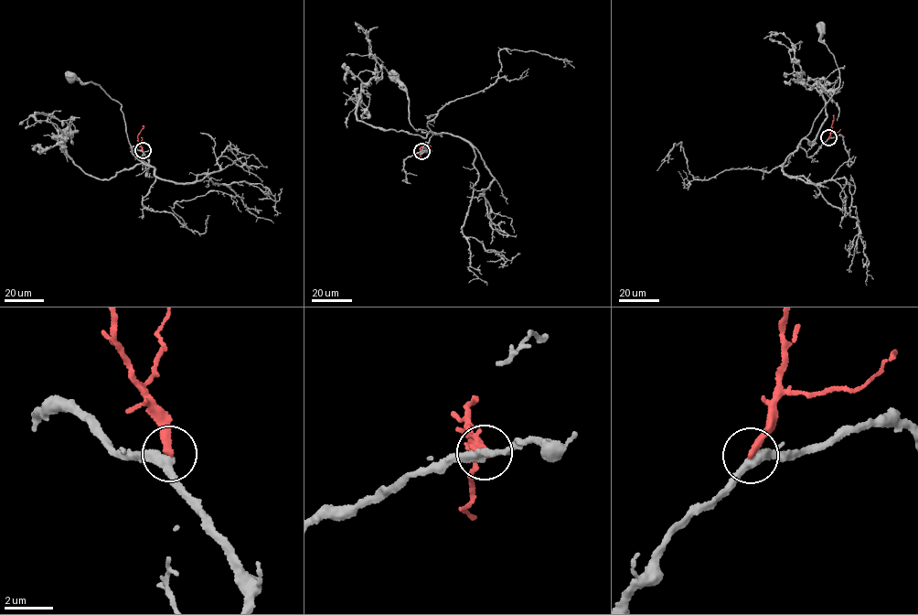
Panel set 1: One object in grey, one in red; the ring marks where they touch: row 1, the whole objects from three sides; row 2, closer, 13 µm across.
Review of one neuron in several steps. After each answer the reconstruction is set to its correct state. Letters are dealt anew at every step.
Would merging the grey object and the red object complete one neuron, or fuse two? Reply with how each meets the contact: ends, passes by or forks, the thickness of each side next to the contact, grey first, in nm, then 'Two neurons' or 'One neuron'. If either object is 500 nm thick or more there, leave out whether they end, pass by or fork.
At the ring grey passes by. At the ring red ends. Thickness 360 nm (grey) against 320 nm. Two neurons

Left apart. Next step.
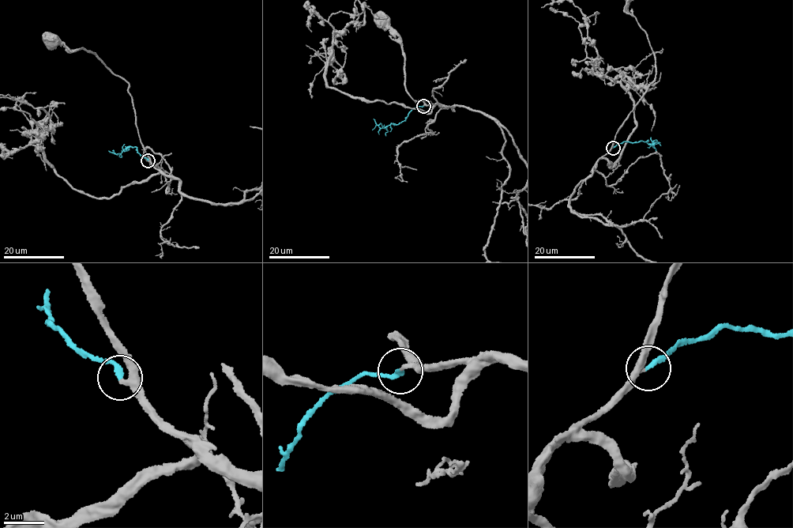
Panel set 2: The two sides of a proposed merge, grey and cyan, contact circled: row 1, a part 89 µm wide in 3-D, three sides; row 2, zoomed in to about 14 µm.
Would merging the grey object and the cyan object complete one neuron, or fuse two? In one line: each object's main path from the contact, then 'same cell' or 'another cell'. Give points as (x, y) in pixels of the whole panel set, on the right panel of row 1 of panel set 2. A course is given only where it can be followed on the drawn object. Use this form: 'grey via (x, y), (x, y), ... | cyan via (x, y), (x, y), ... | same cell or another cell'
grey via (612, 148), (617, 130), (656, 73), (655, 59), (648, 39), (633, 16), (625, 10) | cyan via (613, 147), (624, 141), (648, 141), (653, 145), (655, 141), (660, 143) | same cell

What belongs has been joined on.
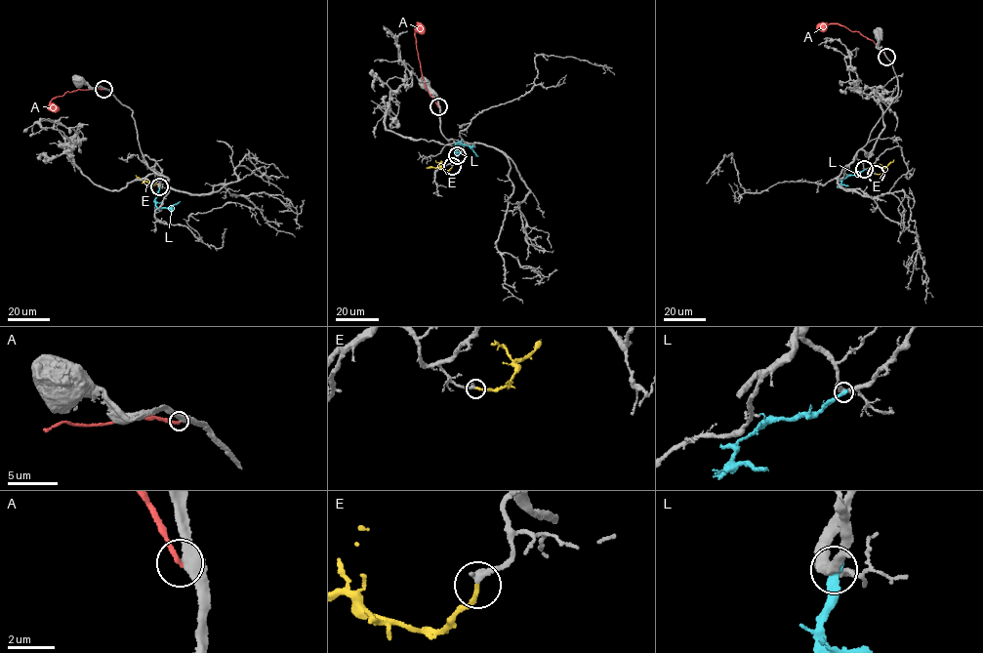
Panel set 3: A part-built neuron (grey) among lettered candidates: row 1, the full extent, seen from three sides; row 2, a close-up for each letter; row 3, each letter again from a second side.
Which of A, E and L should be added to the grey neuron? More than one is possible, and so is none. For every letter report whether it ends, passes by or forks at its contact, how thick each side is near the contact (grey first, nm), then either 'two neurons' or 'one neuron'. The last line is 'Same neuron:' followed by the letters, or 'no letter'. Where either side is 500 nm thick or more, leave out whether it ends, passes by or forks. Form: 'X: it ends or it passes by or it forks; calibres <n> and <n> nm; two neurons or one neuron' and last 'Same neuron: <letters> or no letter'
A: it ends; calibres 360 and 200 nm; two neurons
E: it ends; calibres 280 and 190 nm; one neuron
L: it ends; calibres 340 and 360 nm; two neurons
Same neuron: E

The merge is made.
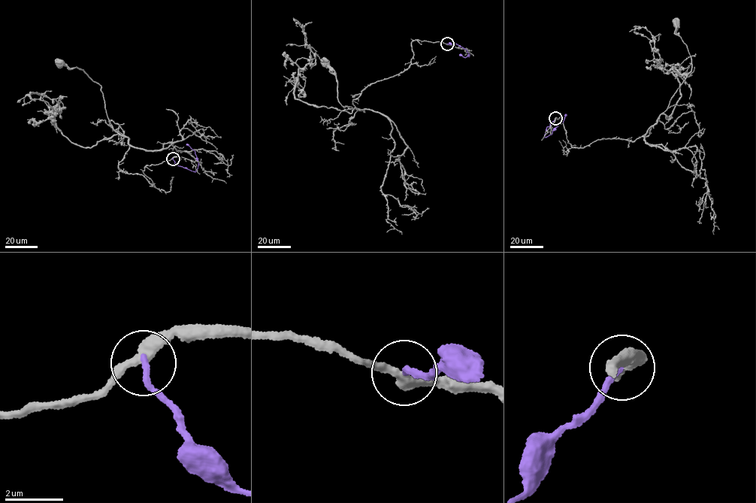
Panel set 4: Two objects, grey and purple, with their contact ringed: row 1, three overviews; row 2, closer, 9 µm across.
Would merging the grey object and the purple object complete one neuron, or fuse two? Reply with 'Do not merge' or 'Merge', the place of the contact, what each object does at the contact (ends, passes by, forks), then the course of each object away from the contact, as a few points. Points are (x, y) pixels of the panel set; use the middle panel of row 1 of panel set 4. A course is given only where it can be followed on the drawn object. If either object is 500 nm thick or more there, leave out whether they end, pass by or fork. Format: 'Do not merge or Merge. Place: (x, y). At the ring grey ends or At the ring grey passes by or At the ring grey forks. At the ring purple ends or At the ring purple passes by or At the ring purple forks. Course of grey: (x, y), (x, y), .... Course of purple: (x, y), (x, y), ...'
Do not merge. Place: (447, 43). At the ring grey passes by. At the ring purple ends. Course of grey: (446, 43), (413, 40), (409, 66), (371, 83), (352, 101), (364, 111), (340, 104), (335, 77), (325, 63). Course of purple: (447, 43), (457, 44), (470, 54), (466, 57), (459, 55)

